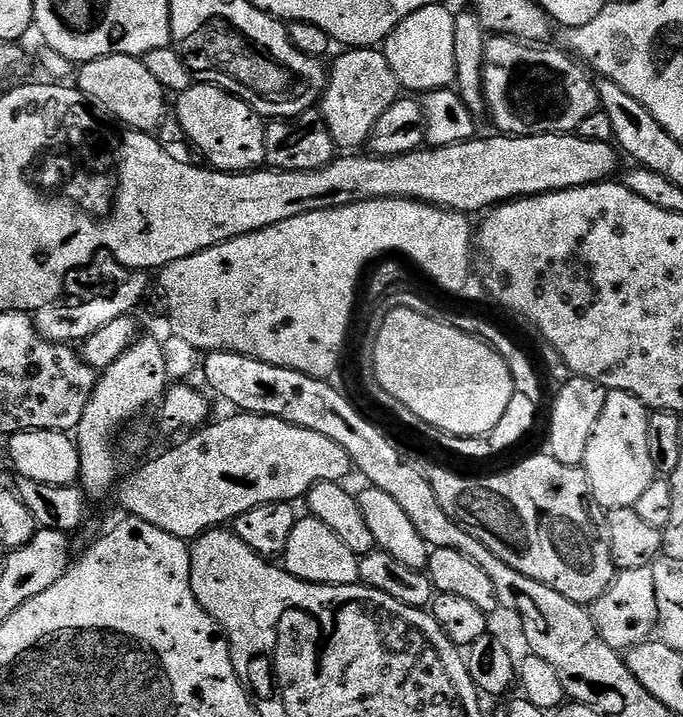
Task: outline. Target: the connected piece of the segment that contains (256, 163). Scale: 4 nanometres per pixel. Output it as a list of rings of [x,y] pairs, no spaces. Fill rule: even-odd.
[[[193,83],[190,90],[175,97],[176,121],[182,126],[187,143],[192,143],[217,172],[255,172],[266,161],[266,120],[254,109],[213,84]]]

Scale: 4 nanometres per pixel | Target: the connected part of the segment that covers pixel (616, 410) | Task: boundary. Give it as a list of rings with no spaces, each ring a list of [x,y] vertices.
[[[609,391],[606,406],[602,406],[602,414],[598,414],[598,422],[594,426],[594,434],[590,434],[590,446],[586,446],[586,458],[582,465],[588,476],[590,496],[597,500],[604,510],[609,508],[635,508],[638,498],[642,496],[658,473],[654,462],[650,462],[650,449],[646,426],[650,412],[644,403],[629,392]]]

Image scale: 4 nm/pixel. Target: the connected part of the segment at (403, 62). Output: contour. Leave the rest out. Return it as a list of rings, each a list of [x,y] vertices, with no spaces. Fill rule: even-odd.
[[[443,3],[434,6],[422,6],[422,10],[414,10],[410,18],[406,18],[388,36],[382,45],[386,62],[390,62],[390,70],[394,70],[394,78],[401,89],[412,94],[433,92],[439,88],[452,88],[456,82],[454,66],[454,26],[456,17],[453,9],[443,8]]]

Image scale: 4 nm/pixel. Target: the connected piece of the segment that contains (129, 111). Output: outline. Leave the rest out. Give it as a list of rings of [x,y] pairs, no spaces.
[[[107,56],[79,65],[78,87],[93,104],[99,104],[106,112],[112,113],[121,124],[137,132],[155,133],[164,121],[166,109],[164,87],[146,70],[143,59],[135,56]]]

